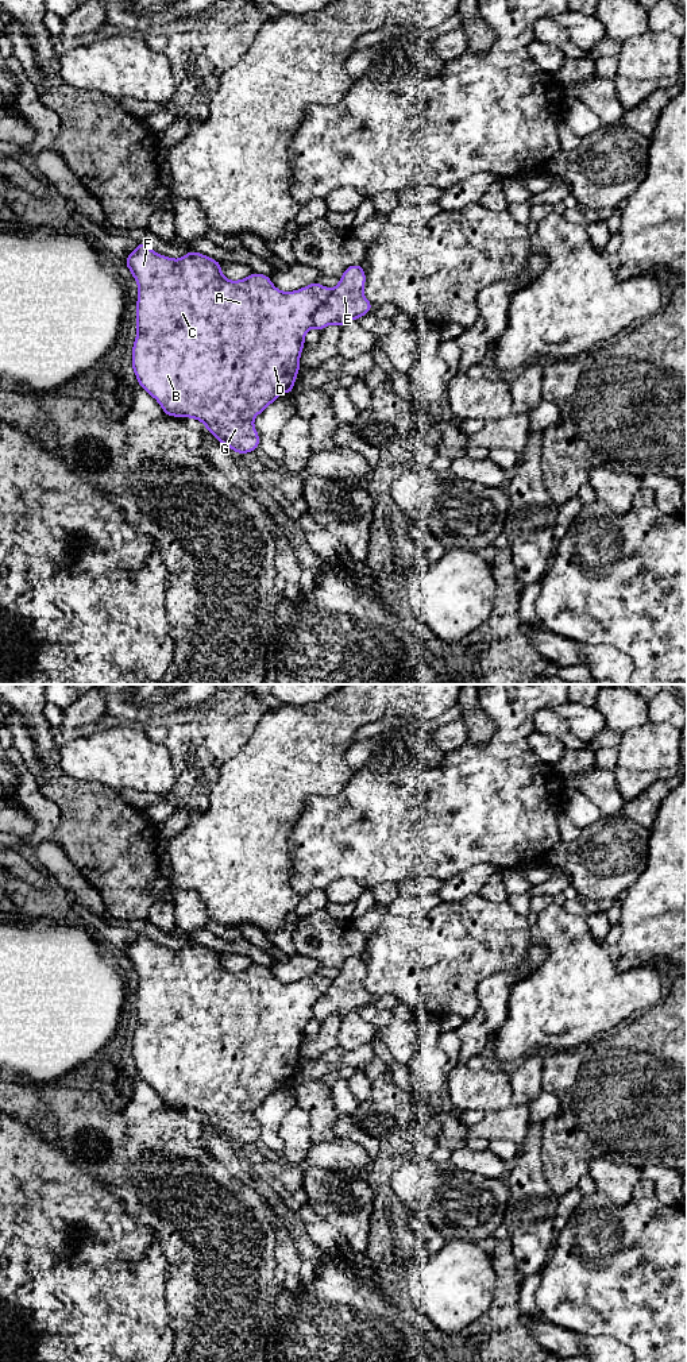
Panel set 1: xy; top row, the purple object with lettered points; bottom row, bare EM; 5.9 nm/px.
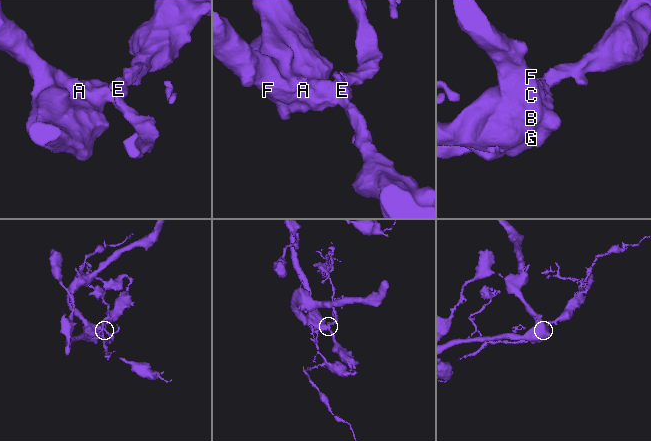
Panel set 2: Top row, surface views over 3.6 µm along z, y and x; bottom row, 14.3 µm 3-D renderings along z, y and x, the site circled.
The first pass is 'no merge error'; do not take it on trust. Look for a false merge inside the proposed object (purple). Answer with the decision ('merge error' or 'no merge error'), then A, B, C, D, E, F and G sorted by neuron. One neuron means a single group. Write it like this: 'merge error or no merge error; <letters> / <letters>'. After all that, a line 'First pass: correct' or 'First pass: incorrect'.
merge error; A B C D F G / E
First pass: incorrect

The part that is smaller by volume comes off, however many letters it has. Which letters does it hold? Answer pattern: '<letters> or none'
E

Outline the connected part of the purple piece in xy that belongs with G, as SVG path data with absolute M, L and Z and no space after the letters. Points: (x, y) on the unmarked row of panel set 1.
M138 934L124 952L138 973L136 1030L131 1052L138 1076L158 1092L165 1107L201 1112L236 1146L259 1139L254 1110L282 1084L293 1084L305 1026L313 1018L313 1006L328 991L331 980L316 972L294 983L282 983L270 968L260 964L231 972L221 965L221 954L204 945L189 942L173 950L155 944L146 934Z

